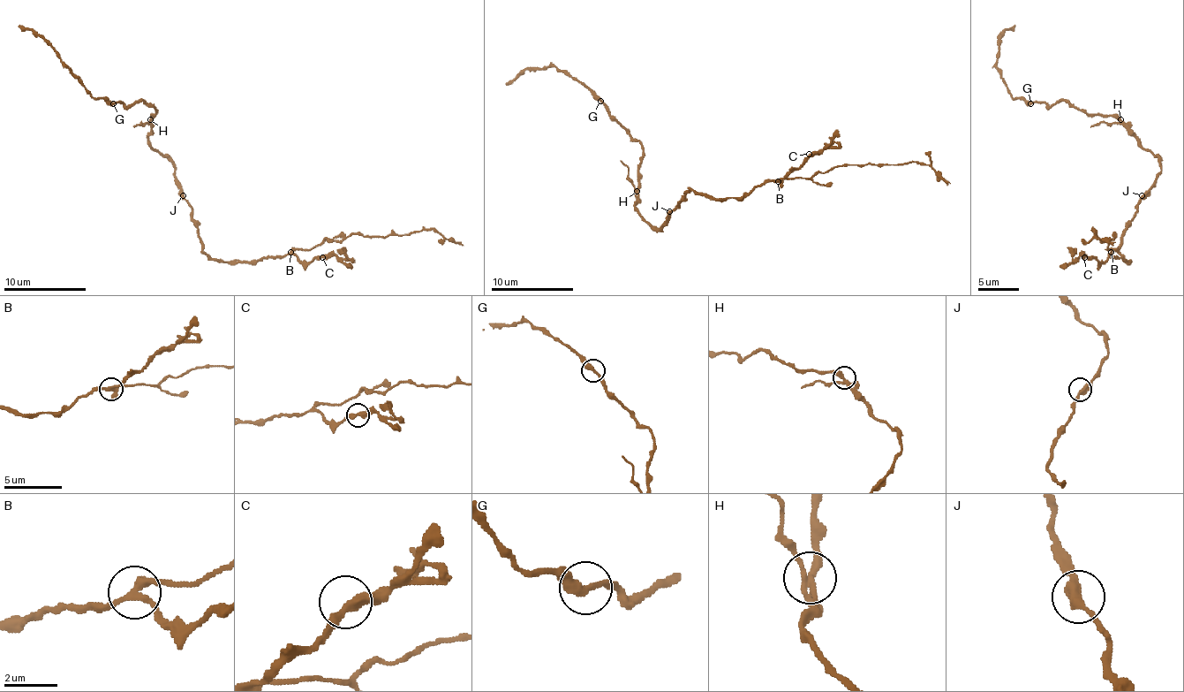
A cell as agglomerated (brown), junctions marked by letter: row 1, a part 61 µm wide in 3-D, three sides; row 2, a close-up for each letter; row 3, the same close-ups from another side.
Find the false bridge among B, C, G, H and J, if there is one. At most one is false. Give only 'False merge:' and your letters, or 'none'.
False merge: B

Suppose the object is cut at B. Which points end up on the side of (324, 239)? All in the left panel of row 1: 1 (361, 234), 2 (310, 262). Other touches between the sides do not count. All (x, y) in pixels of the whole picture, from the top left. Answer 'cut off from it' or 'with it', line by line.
1: with it
2: cut off from it

